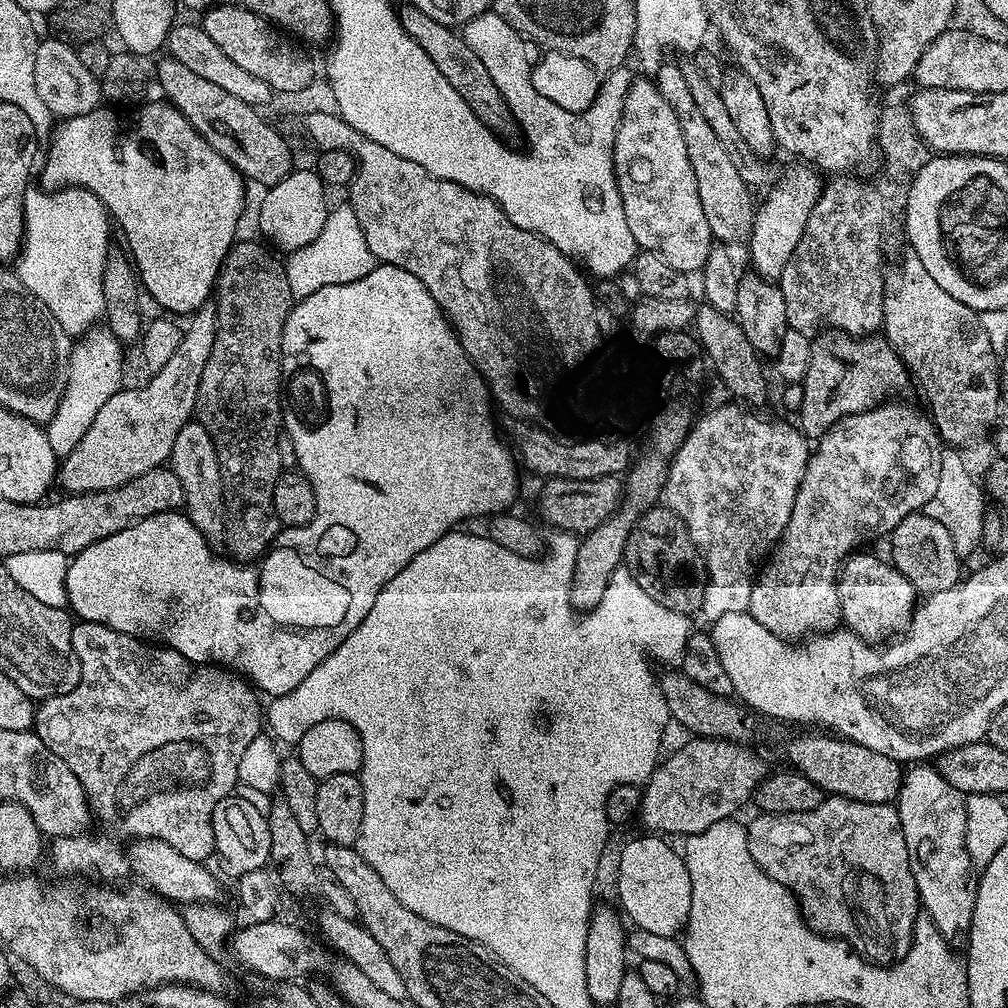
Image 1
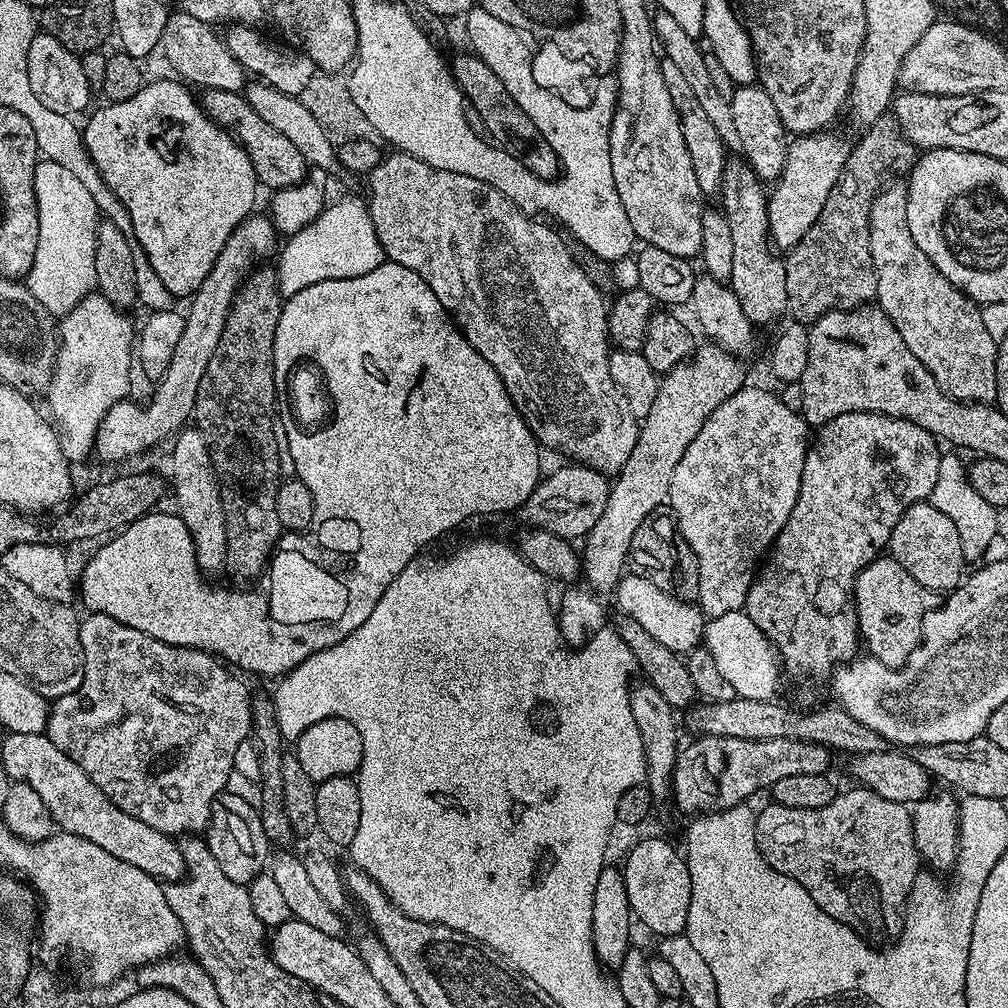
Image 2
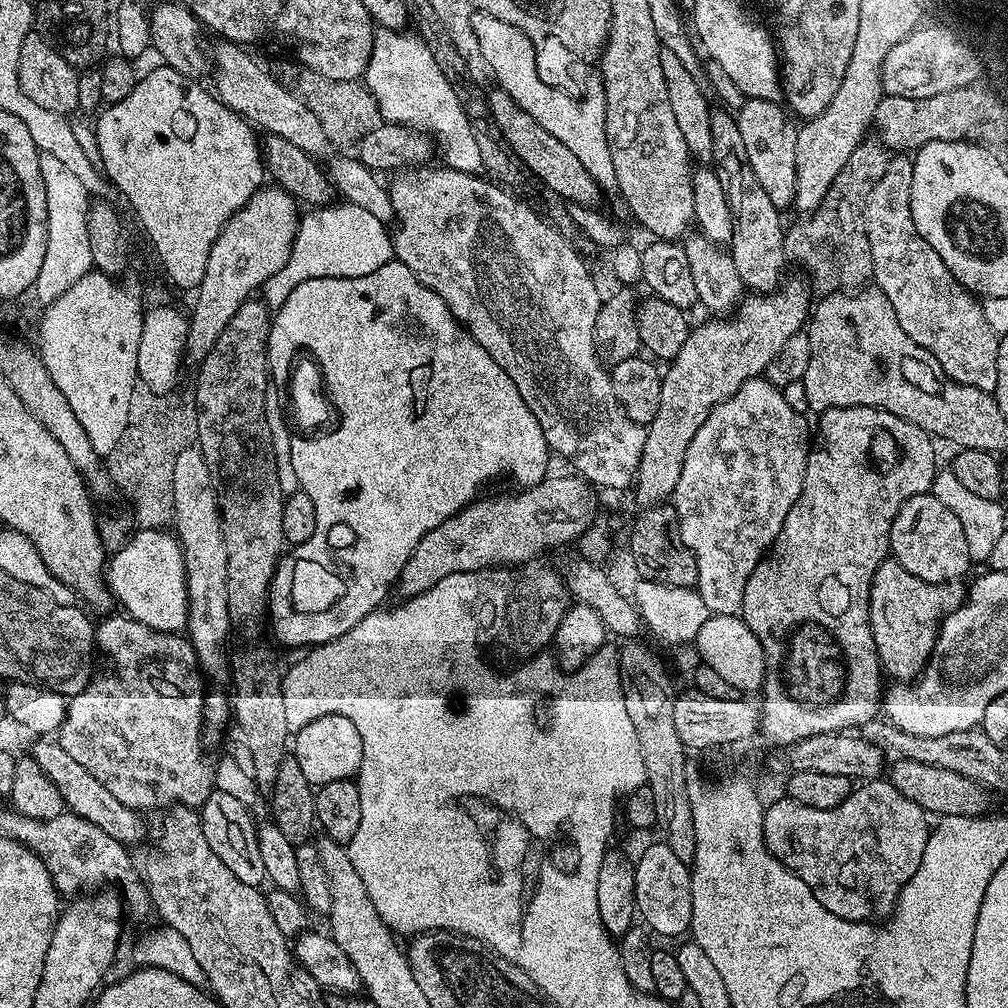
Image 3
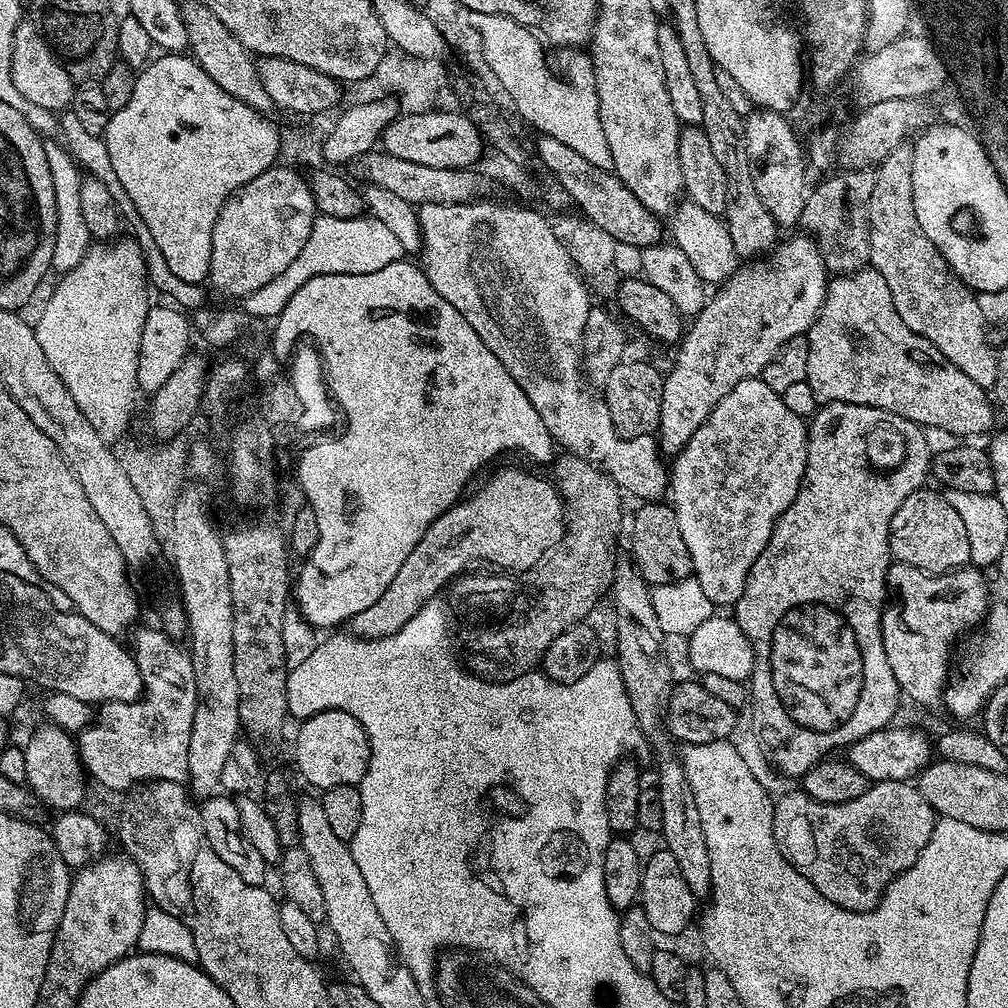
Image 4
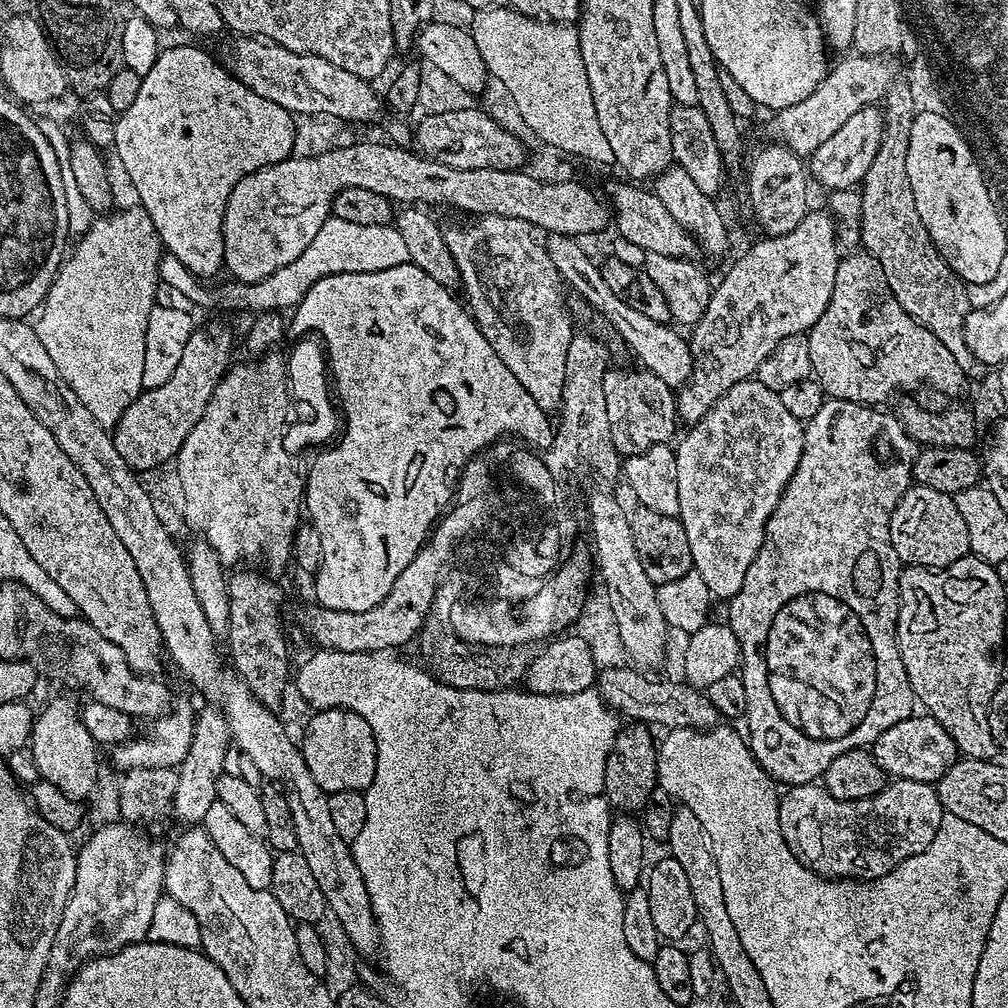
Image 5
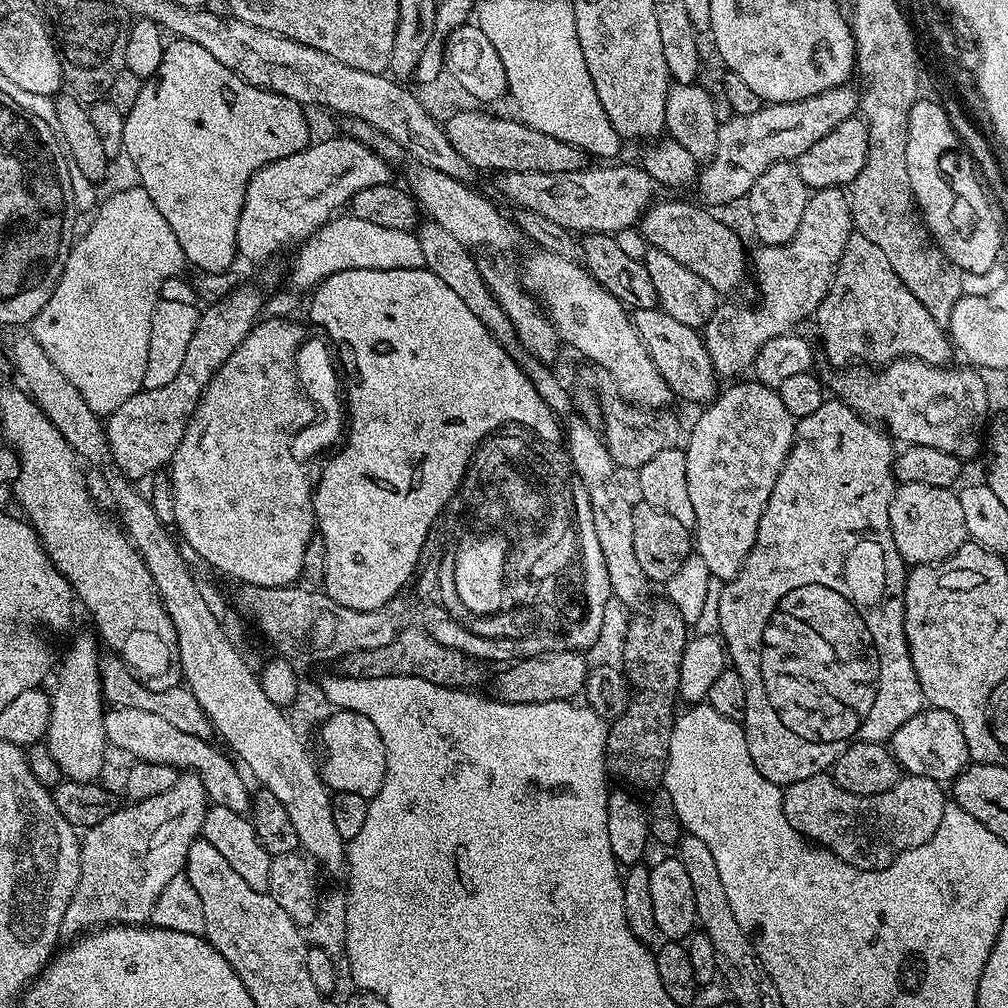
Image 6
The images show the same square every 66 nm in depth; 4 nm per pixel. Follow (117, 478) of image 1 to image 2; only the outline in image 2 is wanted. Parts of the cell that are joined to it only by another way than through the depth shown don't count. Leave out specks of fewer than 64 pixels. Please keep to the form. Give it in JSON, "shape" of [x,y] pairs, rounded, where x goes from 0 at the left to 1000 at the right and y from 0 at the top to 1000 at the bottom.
{"shape":[[[262,212],[247,214],[234,225],[232,232],[228,232],[228,236],[224,236],[224,244],[220,244],[204,280],[200,280],[200,284],[196,284],[196,288],[188,295],[190,303],[188,304],[187,310],[182,311],[181,335],[177,335],[177,344],[173,347],[173,355],[169,357],[165,371],[159,374],[151,393],[142,404],[124,395],[118,397],[108,407],[105,415],[99,420],[99,426],[95,429],[93,448],[96,453],[99,451],[107,460],[127,456],[130,452],[135,452],[138,448],[161,439],[163,436],[166,438],[188,420],[188,414],[194,407],[196,379],[200,379],[200,371],[204,371],[204,363],[208,363],[208,355],[212,355],[212,347],[216,347],[216,339],[224,323],[230,297],[233,296],[234,289],[238,287],[242,277],[255,263],[265,259],[262,258],[265,254],[275,253],[276,238],[274,242],[274,237],[276,237],[274,226],[269,217]]]}

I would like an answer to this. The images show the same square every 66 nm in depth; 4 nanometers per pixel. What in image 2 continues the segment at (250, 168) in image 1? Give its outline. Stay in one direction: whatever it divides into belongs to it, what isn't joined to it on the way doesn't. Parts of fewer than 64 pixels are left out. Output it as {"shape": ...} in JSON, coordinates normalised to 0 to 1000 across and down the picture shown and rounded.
{"shape":[[[208,87],[201,92],[201,95],[200,106],[203,113],[208,119],[213,119],[215,123],[229,131],[238,146],[244,149],[252,165],[255,180],[261,186],[263,183],[267,188],[275,188],[300,182],[308,170],[308,165],[300,157],[300,153],[296,153],[296,148],[276,129],[272,129],[268,121],[256,117],[256,113],[252,113],[252,109],[239,92]]]}

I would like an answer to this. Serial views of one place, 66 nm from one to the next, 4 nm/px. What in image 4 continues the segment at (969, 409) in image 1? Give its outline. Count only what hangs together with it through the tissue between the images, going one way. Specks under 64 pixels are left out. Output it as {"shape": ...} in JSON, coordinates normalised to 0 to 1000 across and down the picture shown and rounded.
{"shape":[[[901,141],[883,149],[868,168],[865,185],[861,188],[861,256],[864,265],[879,276],[883,296],[887,296],[887,308],[891,308],[891,315],[895,315],[907,331],[915,331],[915,335],[927,339],[927,343],[931,343],[931,347],[935,347],[958,375],[970,379],[972,385],[987,386],[990,349],[976,338],[978,318],[974,308],[970,308],[968,291],[944,271],[927,240],[915,232],[911,212],[907,212],[906,173],[907,153],[905,143]]]}

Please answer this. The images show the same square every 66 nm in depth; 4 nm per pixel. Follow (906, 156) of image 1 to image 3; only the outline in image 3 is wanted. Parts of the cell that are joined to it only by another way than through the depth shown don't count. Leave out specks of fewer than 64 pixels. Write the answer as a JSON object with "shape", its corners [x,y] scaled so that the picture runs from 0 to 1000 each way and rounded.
{"shape":[[[861,137],[857,142],[852,143],[843,153],[839,165],[831,172],[831,177],[819,188],[819,196],[801,215],[799,222],[790,222],[781,227],[778,231],[778,248],[783,255],[786,254],[802,269],[801,277],[811,291],[824,292],[834,288],[849,288],[862,281],[865,274],[865,253],[861,247],[861,234],[857,231],[857,201],[865,188],[865,183],[879,173],[879,165],[883,158],[882,148],[873,142],[872,138]]]}

